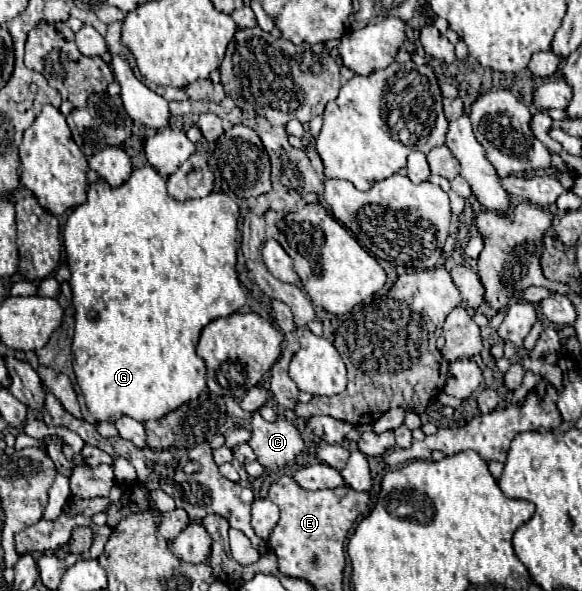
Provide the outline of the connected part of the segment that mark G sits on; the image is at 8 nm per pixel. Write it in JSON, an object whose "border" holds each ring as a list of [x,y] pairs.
{"border":[[[151,166],[133,170],[129,180],[125,180],[121,186],[111,186],[103,178],[89,184],[87,202],[81,204],[79,208],[75,208],[71,212],[71,216],[67,218],[67,224],[63,228],[63,244],[65,244],[65,252],[67,252],[67,264],[71,270],[69,284],[73,290],[73,306],[75,306],[73,352],[81,354],[81,350],[83,350],[83,354],[85,354],[85,358],[77,358],[77,368],[73,368],[73,370],[77,376],[77,384],[85,396],[85,404],[97,422],[103,422],[103,420],[113,422],[119,416],[131,416],[139,422],[157,420],[157,418],[165,416],[167,412],[179,408],[183,402],[197,398],[201,392],[205,392],[205,362],[195,354],[199,334],[211,320],[217,320],[221,316],[231,316],[245,304],[245,292],[241,290],[237,270],[235,270],[237,244],[239,244],[237,220],[239,220],[239,206],[227,194],[211,192],[209,196],[199,198],[199,200],[179,202],[169,196],[167,182]]]}

